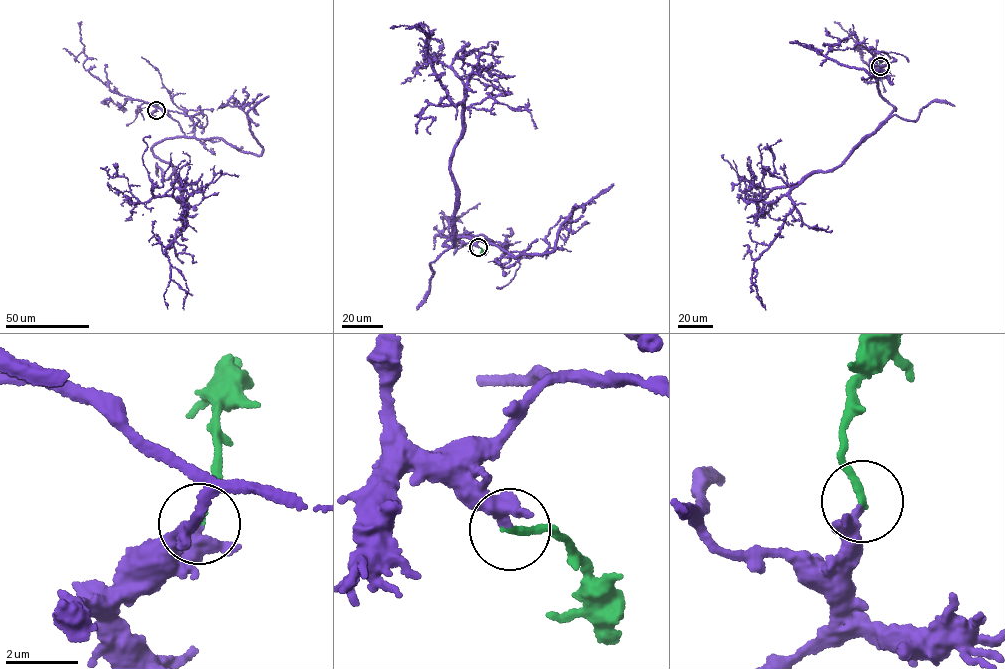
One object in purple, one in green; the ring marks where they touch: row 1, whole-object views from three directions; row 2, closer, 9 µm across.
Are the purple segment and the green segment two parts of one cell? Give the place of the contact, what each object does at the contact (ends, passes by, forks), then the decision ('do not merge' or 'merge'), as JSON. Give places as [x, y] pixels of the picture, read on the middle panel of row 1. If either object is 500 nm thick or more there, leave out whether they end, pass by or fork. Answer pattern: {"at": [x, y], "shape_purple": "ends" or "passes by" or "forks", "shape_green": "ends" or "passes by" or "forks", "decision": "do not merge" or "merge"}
{"at": [478, 247], "shape_purple": "passes by", "shape_green": "ends", "decision": "merge"}

